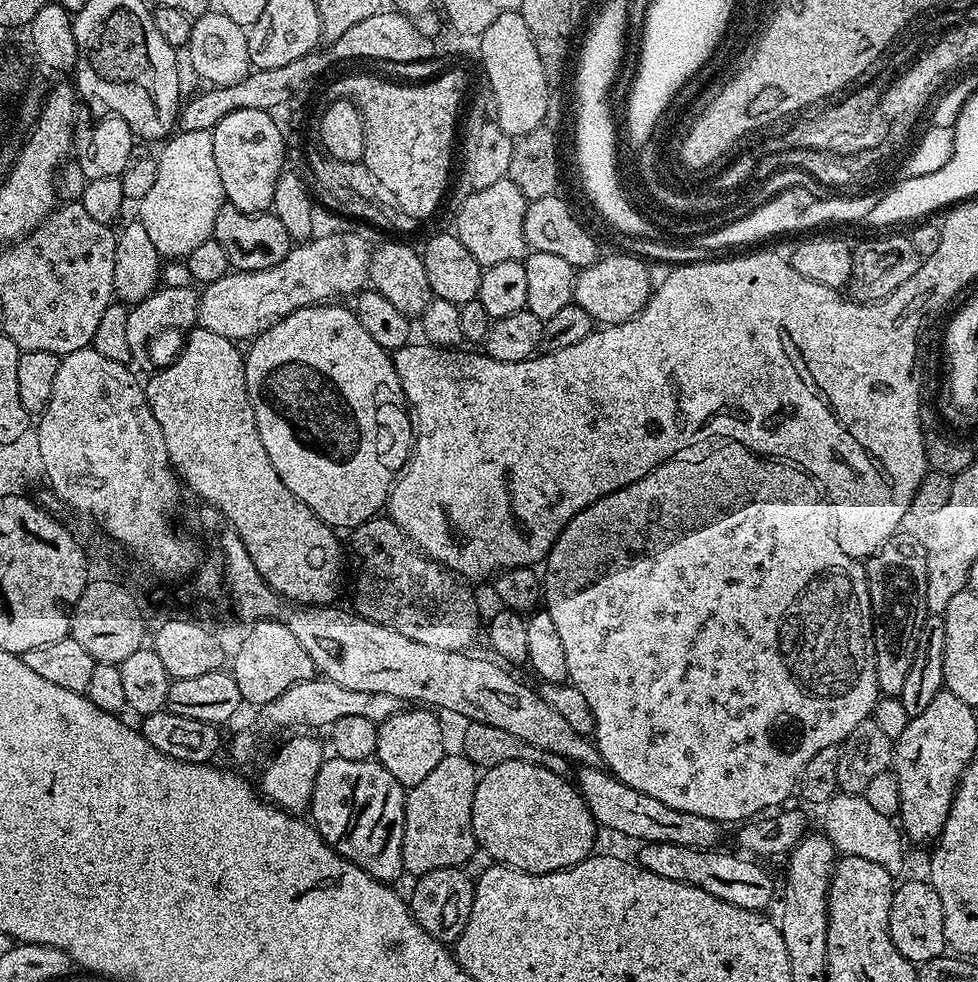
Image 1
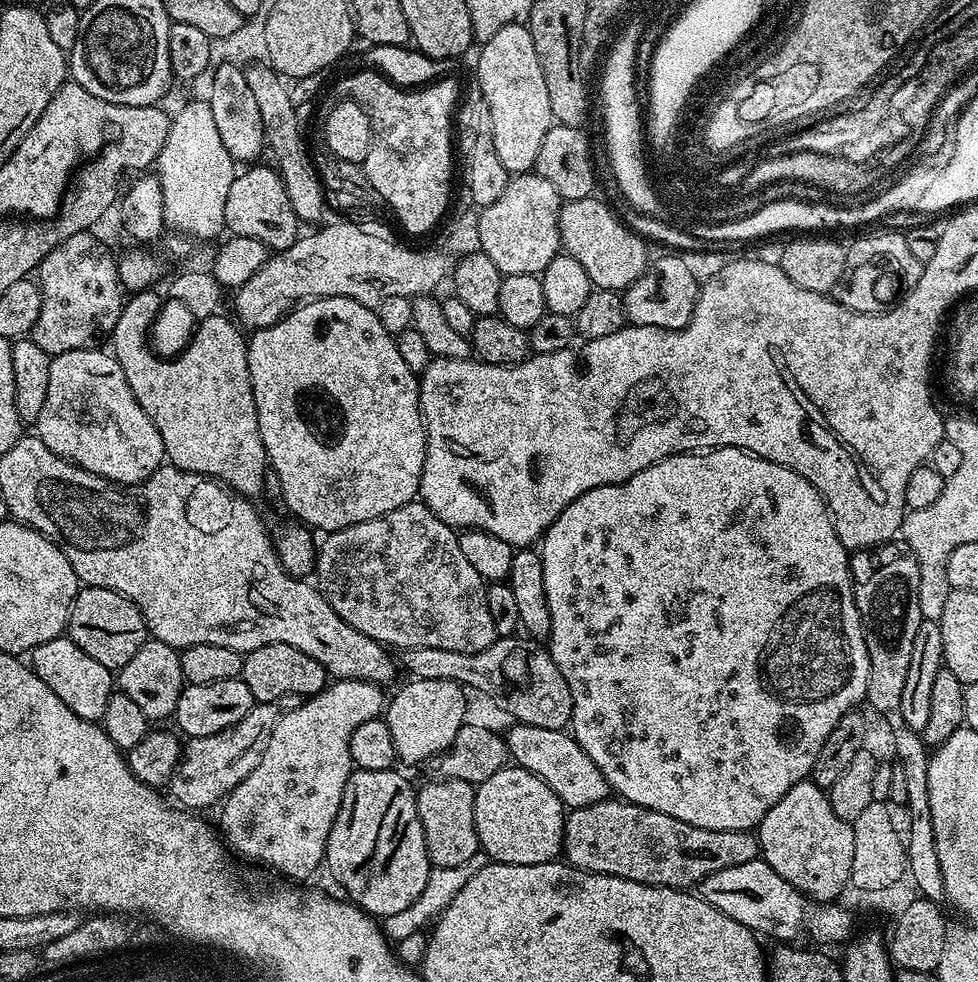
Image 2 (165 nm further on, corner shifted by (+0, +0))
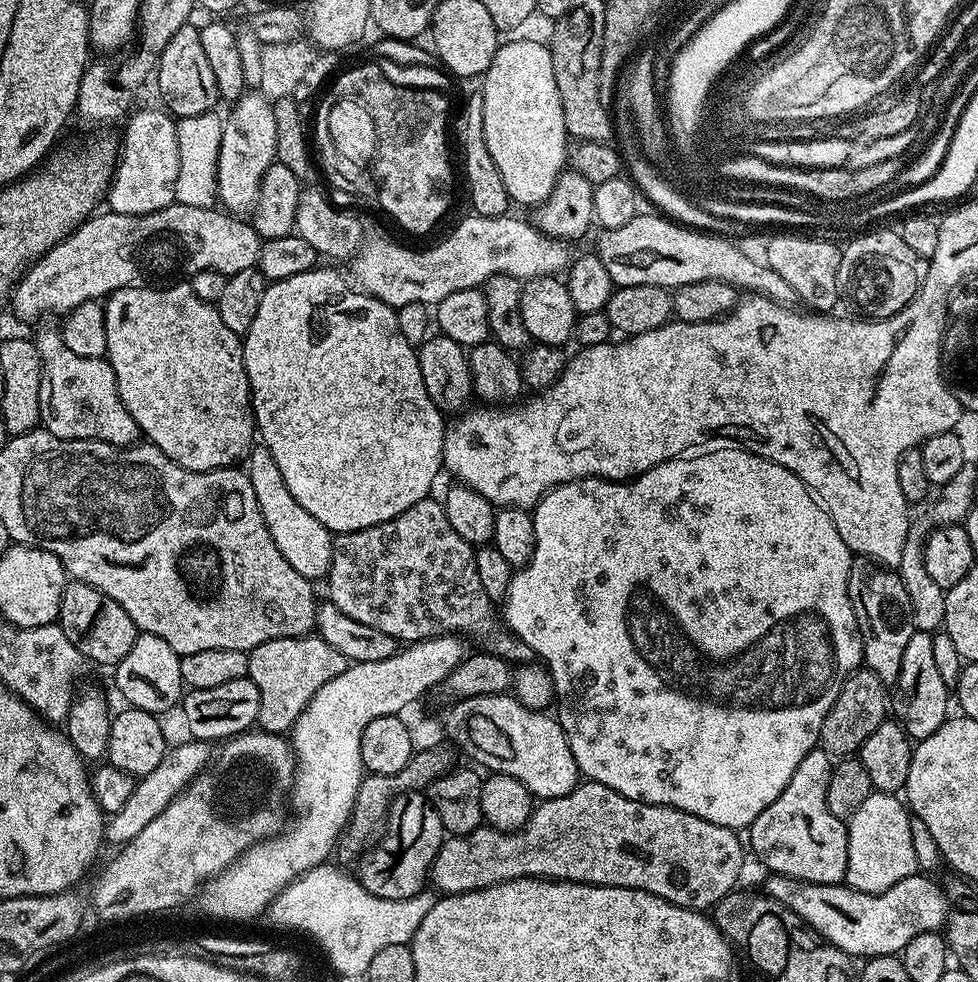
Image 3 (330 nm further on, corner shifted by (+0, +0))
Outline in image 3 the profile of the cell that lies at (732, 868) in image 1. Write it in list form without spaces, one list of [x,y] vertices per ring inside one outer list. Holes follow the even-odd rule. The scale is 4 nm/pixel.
[[[775,874],[767,878],[763,888],[767,895],[794,910],[821,941],[832,944],[850,958],[895,956],[918,934],[940,932],[950,920],[950,901],[945,889],[941,885],[939,888],[928,874],[907,876],[902,882],[894,882],[890,890],[881,892],[859,892],[844,882],[815,884]]]

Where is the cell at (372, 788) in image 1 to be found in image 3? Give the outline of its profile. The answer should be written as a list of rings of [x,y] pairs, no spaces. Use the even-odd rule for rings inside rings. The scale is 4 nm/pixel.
[[[405,795],[392,805],[391,815],[386,820],[386,831],[379,841],[380,848],[373,847],[363,853],[364,861],[358,871],[360,885],[370,890],[370,894],[378,894],[378,898],[401,900],[418,895],[425,891],[429,883],[432,863],[445,839],[442,822],[427,795]]]

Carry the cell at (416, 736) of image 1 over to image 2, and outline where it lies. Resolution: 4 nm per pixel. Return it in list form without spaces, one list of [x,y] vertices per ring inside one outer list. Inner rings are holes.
[[[417,680],[407,681],[396,693],[391,693],[386,704],[386,711],[382,719],[390,726],[390,735],[394,738],[394,750],[397,761],[405,760],[408,764],[420,764],[423,760],[439,757],[447,750],[450,742],[454,742],[454,734],[458,734],[460,727],[465,724],[464,711],[468,708],[468,700],[464,697],[465,689],[454,680]]]

